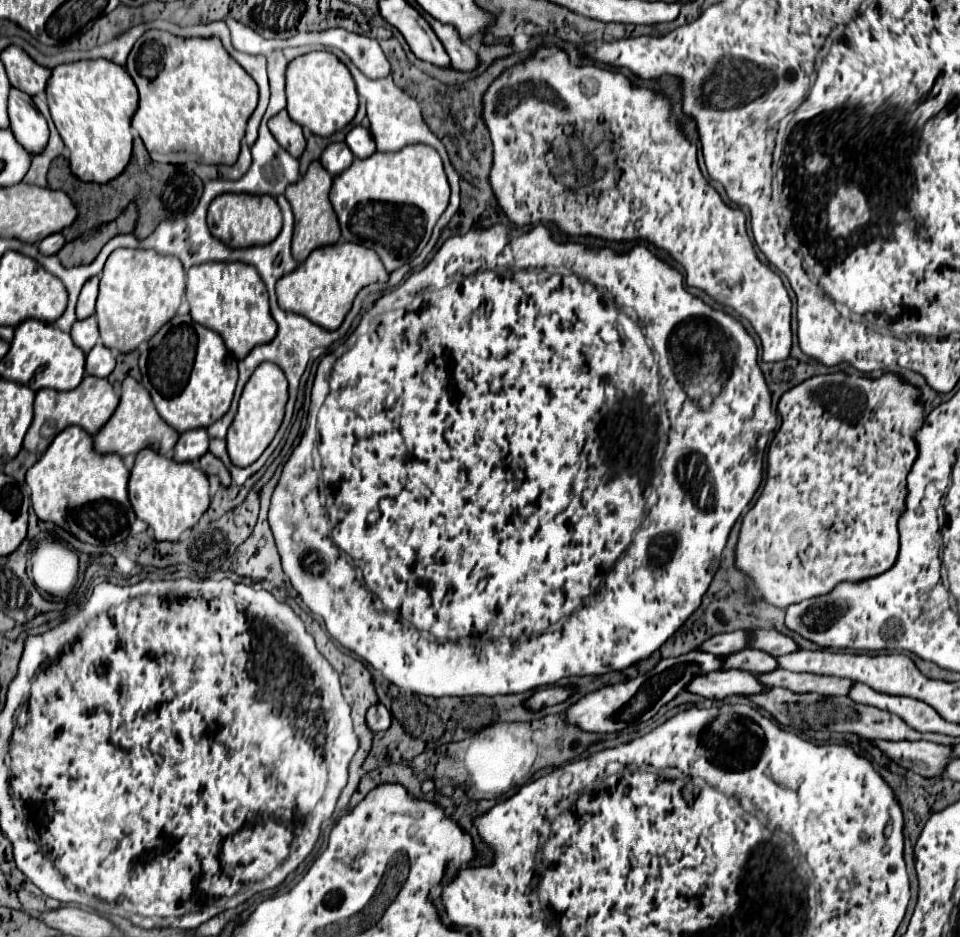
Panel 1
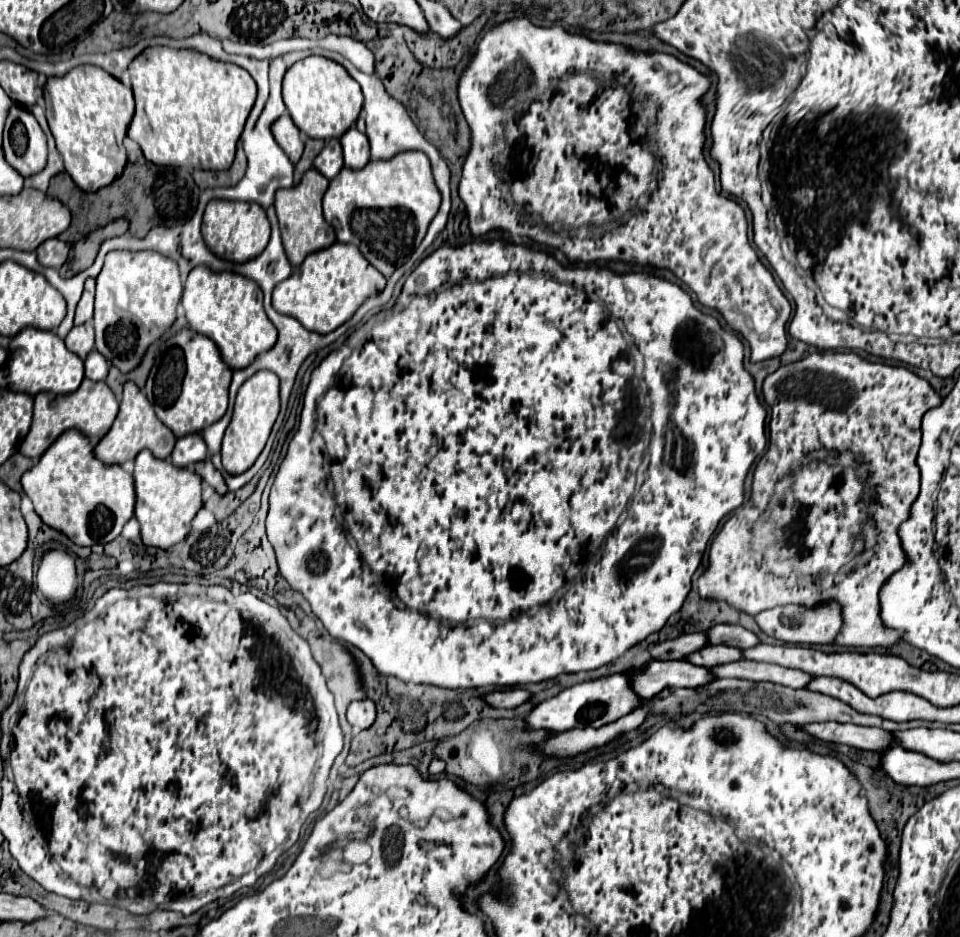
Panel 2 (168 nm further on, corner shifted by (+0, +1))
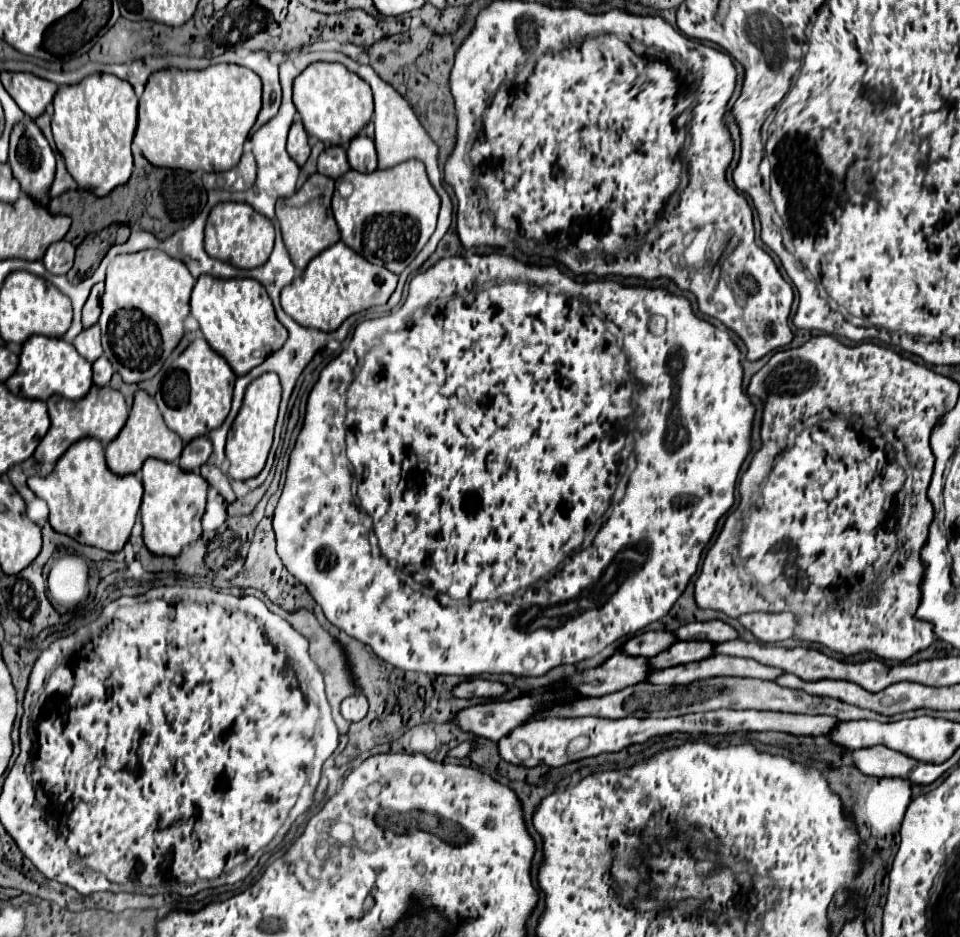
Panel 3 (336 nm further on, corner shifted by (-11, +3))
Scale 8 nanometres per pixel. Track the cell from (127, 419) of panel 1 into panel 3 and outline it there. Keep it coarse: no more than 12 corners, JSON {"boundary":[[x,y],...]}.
{"boundary":[[137,390],[129,418],[105,448],[115,474],[147,458],[175,462],[183,442],[155,400]]}

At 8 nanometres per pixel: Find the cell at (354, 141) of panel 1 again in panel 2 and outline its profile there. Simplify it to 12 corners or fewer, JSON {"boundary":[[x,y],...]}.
{"boundary":[[354,126],[340,138],[344,166],[360,170],[370,162],[366,134]]}

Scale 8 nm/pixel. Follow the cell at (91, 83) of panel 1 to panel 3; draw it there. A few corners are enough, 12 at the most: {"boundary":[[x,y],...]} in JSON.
{"boundary":[[95,72],[59,86],[51,120],[79,188],[133,172],[133,86]]}

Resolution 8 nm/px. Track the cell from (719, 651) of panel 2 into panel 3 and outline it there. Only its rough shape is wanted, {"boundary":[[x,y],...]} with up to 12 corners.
{"boundary":[[677,642],[649,660],[651,668],[669,668],[705,660],[715,644]]}

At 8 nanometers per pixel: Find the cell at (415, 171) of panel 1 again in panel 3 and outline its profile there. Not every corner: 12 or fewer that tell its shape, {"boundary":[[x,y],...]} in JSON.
{"boundary":[[423,162],[339,178],[341,240],[401,274],[423,250],[439,194]]}

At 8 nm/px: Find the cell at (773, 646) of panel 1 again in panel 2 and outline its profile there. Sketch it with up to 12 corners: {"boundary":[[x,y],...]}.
{"boundary":[[736,624],[706,630],[708,644],[748,648],[760,644],[756,634]]}

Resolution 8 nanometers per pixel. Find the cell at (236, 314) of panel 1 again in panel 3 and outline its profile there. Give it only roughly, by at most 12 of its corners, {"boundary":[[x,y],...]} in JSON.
{"boundary":[[201,274],[191,314],[237,376],[287,340],[267,290]]}

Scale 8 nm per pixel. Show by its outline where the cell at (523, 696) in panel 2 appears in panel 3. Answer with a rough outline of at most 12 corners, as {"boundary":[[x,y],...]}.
{"boundary":[[481,680],[463,682],[453,690],[457,698],[501,698],[505,684]]}

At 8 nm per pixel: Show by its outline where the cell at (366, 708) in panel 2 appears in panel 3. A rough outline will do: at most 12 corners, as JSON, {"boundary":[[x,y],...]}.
{"boundary":[[357,692],[343,700],[341,714],[349,722],[367,716],[367,698]]}

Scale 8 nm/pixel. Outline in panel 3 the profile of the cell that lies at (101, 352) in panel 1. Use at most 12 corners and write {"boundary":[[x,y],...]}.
{"boundary":[[105,356],[93,362],[93,382],[107,386],[113,376]]}

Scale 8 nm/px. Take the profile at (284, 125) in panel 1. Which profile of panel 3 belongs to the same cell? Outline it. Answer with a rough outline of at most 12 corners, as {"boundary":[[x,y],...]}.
{"boundary":[[301,120],[291,124],[287,138],[289,156],[303,166],[311,146]]}

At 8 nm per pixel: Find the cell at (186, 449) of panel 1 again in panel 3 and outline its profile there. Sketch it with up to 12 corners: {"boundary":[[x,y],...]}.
{"boundary":[[207,436],[191,440],[183,448],[179,466],[197,470],[213,452]]}

